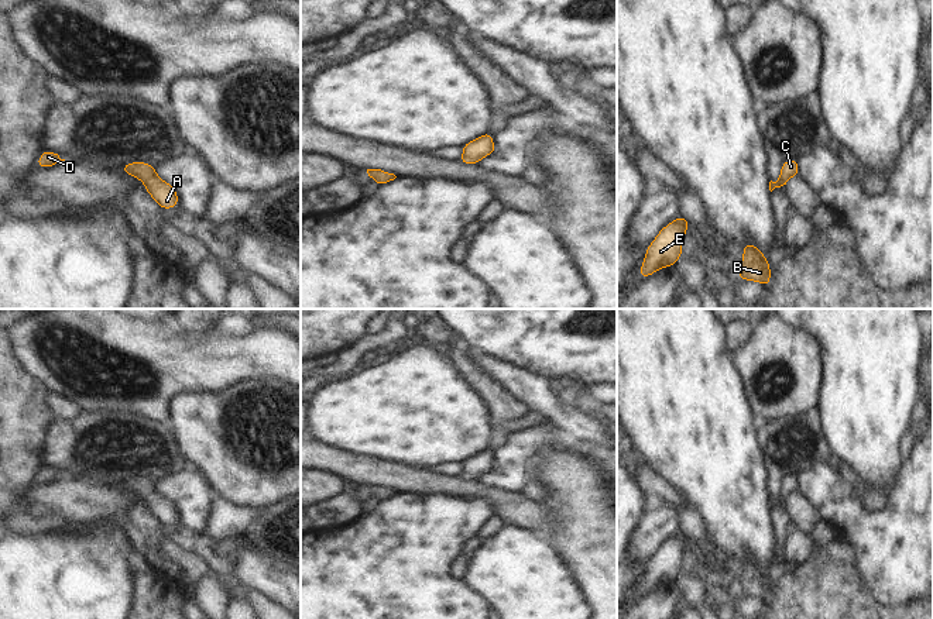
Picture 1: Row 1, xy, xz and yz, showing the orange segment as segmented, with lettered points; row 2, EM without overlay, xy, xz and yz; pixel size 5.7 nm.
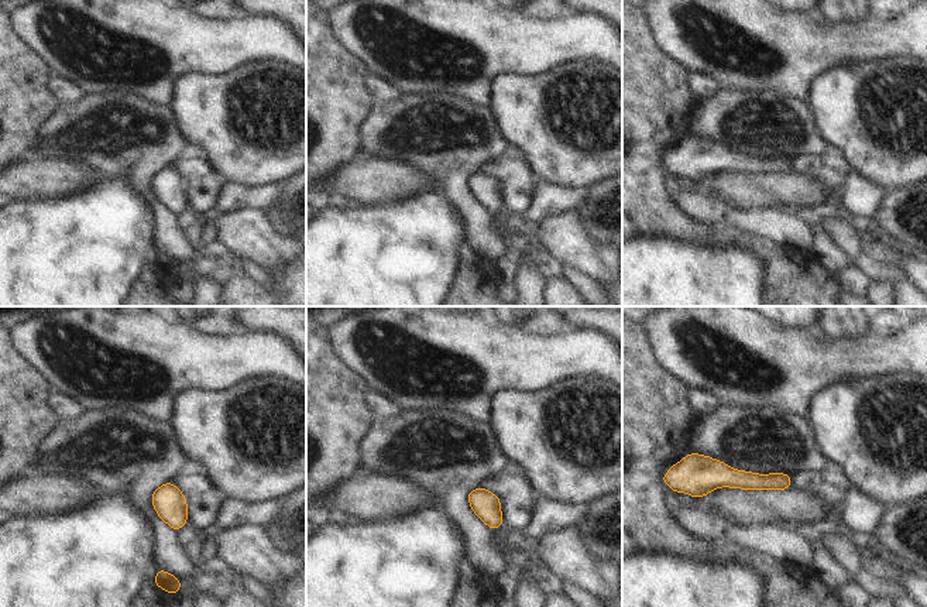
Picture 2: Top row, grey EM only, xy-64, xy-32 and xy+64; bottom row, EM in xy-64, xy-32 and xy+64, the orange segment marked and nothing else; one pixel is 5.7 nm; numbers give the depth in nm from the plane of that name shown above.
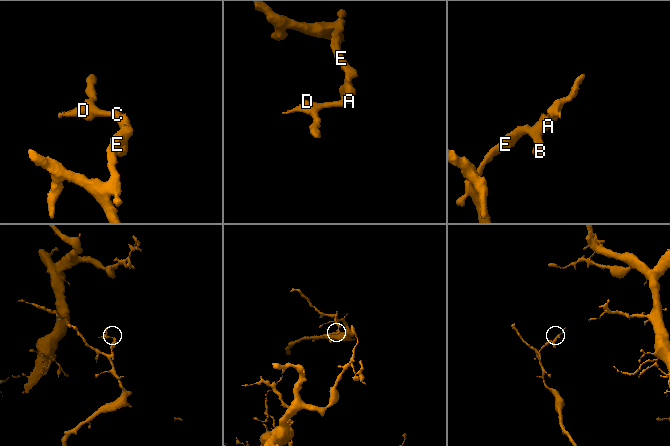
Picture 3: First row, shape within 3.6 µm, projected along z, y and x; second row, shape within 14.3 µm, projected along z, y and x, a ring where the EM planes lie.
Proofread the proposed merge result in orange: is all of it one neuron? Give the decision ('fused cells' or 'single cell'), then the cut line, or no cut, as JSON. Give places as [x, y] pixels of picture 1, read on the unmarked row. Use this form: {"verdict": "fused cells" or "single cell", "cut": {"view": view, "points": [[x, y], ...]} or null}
{"verdict": "single cell", "cut": null}

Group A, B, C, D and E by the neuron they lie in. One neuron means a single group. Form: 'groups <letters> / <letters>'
groups A B C D E

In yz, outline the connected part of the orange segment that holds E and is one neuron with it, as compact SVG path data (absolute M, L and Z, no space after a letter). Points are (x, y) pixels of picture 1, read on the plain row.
M679 532L661 544L655 556L646 563L646 570L639 584L639 592L648 594L665 582L675 582L683 571L682 563L687 543L692 539Z

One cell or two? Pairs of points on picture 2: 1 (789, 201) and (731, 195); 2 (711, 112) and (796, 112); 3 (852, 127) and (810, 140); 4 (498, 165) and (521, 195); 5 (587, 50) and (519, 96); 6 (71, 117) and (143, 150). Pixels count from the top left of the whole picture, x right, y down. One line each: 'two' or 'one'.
1: one
2: one
3: two
4: one
5: two
6: one

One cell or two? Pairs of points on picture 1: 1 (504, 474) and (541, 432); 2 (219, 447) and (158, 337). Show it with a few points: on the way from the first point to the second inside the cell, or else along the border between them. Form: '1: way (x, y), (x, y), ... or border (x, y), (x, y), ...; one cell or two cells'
1: way (514, 464), (514, 458), (531, 442); one cell
2: border (222, 389), (178, 394), (167, 418); two cells

